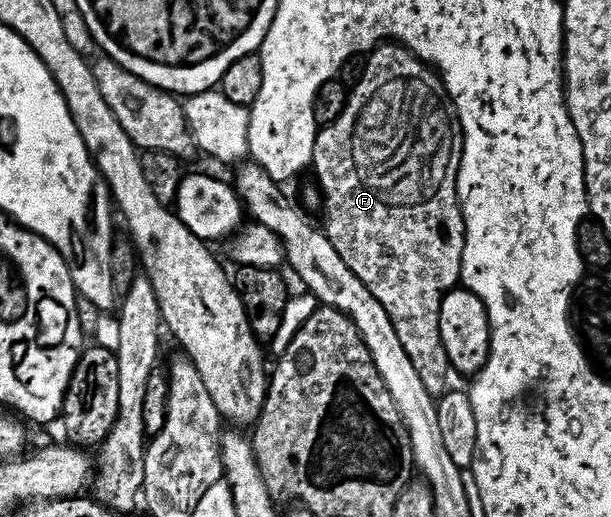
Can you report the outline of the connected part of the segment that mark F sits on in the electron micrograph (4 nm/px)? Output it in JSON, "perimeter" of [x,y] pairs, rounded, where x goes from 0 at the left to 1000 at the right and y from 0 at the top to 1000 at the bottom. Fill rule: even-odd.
{"perimeter":[[[628,77],[609,91],[589,137],[589,157],[574,168],[570,182],[570,199],[556,213],[556,222],[538,244],[525,242],[516,253],[517,269],[507,275],[511,284],[509,327],[517,327],[516,358],[520,362],[530,406],[530,433],[527,447],[538,460],[553,493],[565,505],[566,516],[604,561],[612,580],[625,588],[632,609],[642,621],[643,638],[658,673],[669,689],[671,704],[689,729],[691,743],[707,766],[728,760],[727,737],[736,714],[730,689],[730,673],[723,665],[720,648],[720,590],[727,571],[753,545],[753,513],[759,485],[759,414],[753,408],[753,383],[746,375],[746,342],[753,323],[753,294],[756,288],[756,261],[753,257],[753,232],[738,190],[727,174],[727,155],[707,133],[702,122],[687,114],[664,89],[646,77]]]}

